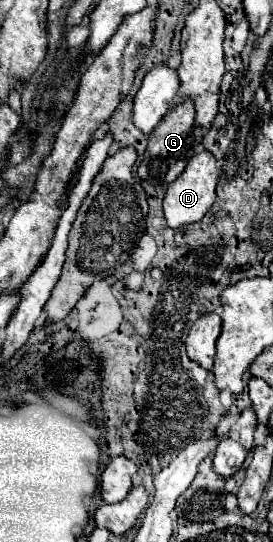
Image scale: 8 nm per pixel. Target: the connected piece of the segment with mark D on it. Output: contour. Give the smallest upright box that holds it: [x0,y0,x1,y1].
[164,151,218,229]

